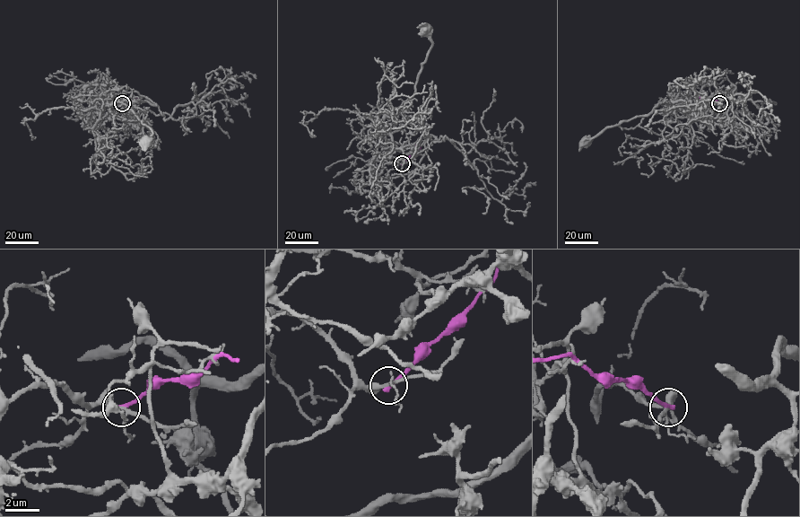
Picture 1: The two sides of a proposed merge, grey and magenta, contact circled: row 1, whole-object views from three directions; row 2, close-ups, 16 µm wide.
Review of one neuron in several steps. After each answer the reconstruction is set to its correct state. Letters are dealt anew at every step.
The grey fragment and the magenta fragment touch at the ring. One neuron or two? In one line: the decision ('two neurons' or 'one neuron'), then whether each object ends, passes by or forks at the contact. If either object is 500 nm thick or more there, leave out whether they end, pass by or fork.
two neurons | grey forks | magenta ends

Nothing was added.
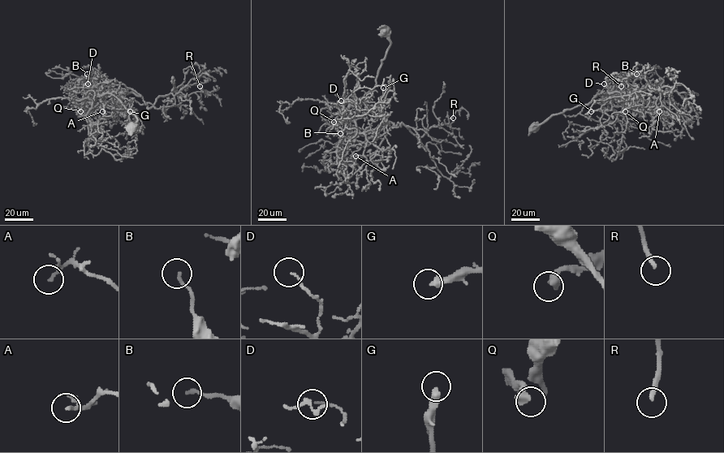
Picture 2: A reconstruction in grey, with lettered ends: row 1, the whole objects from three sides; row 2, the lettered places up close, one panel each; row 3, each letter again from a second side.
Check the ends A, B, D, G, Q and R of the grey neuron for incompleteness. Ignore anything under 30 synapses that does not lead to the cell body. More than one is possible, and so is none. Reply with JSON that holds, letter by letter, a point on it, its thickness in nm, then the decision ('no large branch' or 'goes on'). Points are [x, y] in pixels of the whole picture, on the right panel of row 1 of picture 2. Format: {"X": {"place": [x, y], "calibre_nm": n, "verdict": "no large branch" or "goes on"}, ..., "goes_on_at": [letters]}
{"A": {"place": [659, 111], "calibre_nm": 130, "verdict": "no large branch"}, "B": {"place": [636, 74], "calibre_nm": 160, "verdict": "no large branch"}, "D": {"place": [604, 84], "calibre_nm": 120, "verdict": "no large branch"}, "G": {"place": [591, 111], "calibre_nm": 360, "verdict": "goes on"}, "Q": {"place": [625, 111], "calibre_nm": 440, "verdict": "goes on"}, "R": {"place": [621, 86], "calibre_nm": 220, "verdict": "goes on"}, "goes_on_at": ["G", "Q", "R"]}

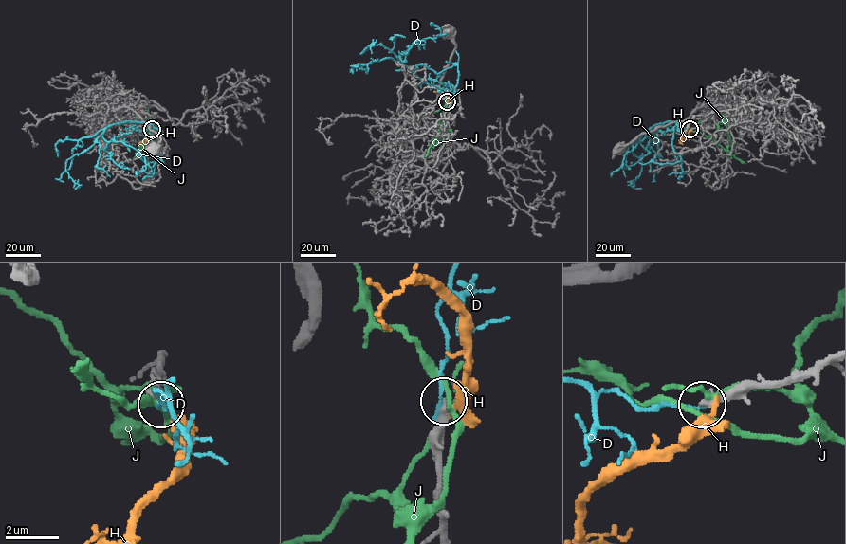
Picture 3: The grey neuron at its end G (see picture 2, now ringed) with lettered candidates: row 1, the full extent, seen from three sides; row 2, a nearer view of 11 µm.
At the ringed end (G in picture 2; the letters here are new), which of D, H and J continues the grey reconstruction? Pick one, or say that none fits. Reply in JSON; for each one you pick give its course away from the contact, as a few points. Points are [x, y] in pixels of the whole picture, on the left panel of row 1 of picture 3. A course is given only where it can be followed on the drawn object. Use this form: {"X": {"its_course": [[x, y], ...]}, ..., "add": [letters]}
{"add": []}

